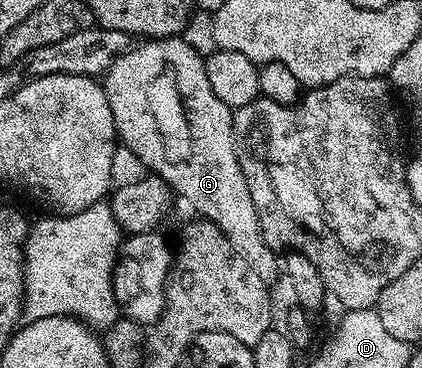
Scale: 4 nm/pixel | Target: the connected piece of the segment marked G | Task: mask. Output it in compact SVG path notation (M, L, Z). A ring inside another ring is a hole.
M166 36L163 38L148 38L143 42L137 43L137 46L129 47L128 51L123 52L120 57L108 67L107 72L102 77L104 93L106 94L106 102L110 102L110 114L114 114L114 126L116 134L121 145L124 144L148 167L149 173L155 174L163 178L166 183L172 187L173 193L177 197L180 196L196 211L197 217L203 218L208 223L218 226L218 230L222 230L222 234L226 234L226 238L230 242L230 246L234 246L234 250L238 254L242 254L242 258L246 258L246 262L250 266L250 270L254 270L254 274L258 274L258 278L262 278L266 282L272 282L276 272L278 276L278 256L277 253L264 240L264 235L260 229L258 222L258 214L254 210L254 198L250 198L250 190L246 186L246 178L242 174L242 166L238 166L238 154L234 154L234 134L232 133L232 114L233 109L226 106L226 102L222 102L222 98L218 98L218 94L214 94L214 90L210 90L210 80L206 78L206 66L204 65L205 57L199 56L190 45L180 36Z

